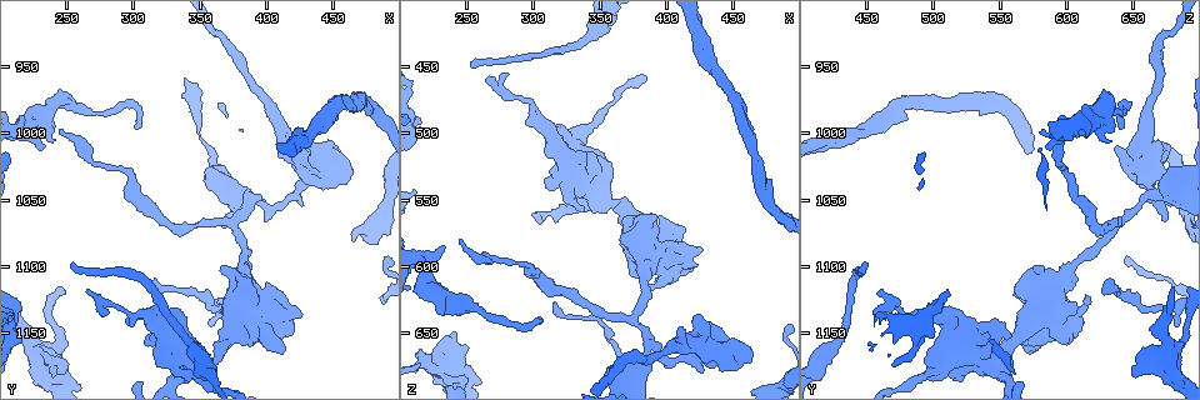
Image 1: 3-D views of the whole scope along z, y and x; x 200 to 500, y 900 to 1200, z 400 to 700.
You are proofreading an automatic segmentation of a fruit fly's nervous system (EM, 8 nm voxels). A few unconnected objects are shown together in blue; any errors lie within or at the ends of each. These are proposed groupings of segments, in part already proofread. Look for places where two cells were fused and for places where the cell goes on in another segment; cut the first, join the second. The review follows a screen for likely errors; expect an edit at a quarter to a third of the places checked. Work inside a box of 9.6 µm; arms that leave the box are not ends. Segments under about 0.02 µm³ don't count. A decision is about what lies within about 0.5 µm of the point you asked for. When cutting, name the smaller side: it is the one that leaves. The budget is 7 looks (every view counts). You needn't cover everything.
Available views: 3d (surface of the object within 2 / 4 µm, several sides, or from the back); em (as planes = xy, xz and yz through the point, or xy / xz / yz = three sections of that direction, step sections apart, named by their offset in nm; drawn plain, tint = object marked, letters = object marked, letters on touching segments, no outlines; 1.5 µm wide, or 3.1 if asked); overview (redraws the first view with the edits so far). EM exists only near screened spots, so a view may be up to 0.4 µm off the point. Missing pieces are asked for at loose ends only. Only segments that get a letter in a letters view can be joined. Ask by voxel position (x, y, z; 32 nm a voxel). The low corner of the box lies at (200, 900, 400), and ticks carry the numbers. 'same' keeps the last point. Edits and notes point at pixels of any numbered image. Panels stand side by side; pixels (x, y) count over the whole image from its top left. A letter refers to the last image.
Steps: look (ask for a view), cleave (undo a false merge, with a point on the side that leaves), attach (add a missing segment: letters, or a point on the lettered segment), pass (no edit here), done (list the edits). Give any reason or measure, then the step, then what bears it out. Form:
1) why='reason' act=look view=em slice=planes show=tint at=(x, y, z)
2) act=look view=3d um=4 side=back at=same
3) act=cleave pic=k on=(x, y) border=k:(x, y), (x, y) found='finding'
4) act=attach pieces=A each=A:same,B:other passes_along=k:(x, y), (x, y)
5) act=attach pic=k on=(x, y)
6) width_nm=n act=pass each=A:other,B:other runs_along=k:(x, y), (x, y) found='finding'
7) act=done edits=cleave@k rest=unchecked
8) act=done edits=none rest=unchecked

why='long arm stops here' act=look view=3d um=4 at=(302, 996, 640)

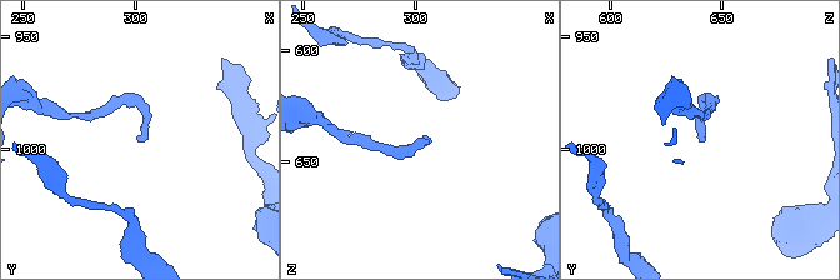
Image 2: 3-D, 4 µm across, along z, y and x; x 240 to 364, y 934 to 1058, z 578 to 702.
why='shape alone is not enough' act=look view=em slice=yz step=8 show=plain at=(302, 996, 638)

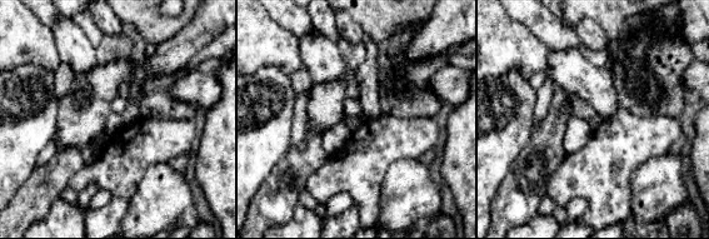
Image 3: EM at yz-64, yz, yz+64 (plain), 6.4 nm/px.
why='see the neighbours' act=look view=em slice=yz step=8 show=letters at=same

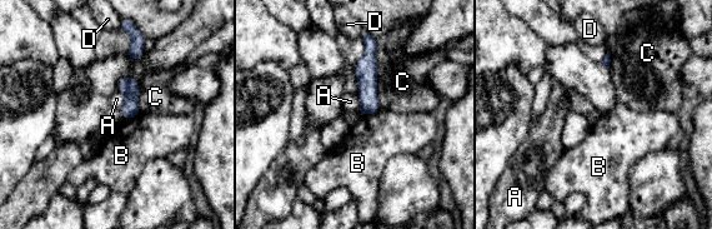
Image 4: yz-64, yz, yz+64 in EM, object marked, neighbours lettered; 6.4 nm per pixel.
act=pass each=A:other,B:other,C:other,D:other found='no lettered segment goes on from it'

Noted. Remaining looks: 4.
why='branch stops here' act=look view=em slice=xz step=8 show=tint at=(236, 998, 634)

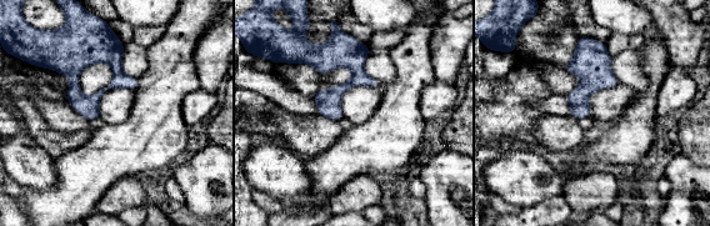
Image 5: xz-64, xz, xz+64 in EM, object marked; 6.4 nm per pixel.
why='cut it another way' act=look view=em slice=planes show=letters at=same

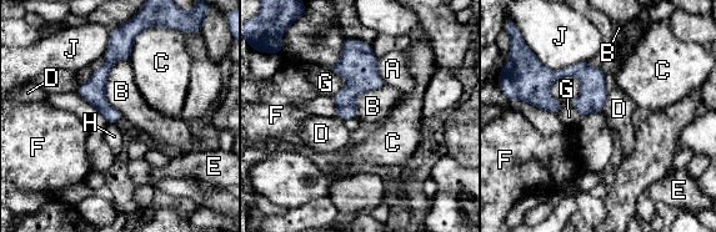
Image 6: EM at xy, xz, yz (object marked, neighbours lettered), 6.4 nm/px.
longest_contact=B:400nm act=pass each=A:other,B:other,C:other,D:other,E:other,F:other,G:other,H:other,J:other runs_along=6:(601, 75), (562, 71), (525, 97) found='none of them fits'

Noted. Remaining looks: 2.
why='free end' act=look view=em slice=planes show=letters at=(360, 1144, 682)

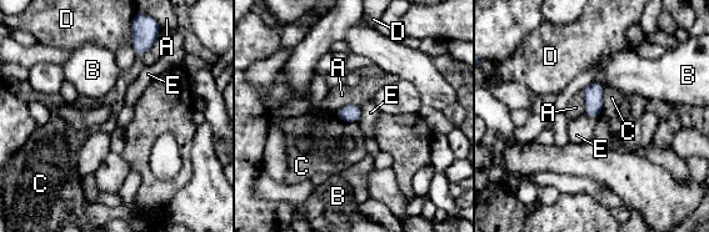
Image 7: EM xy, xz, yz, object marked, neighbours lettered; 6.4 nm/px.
act=pass each=A:other,B:other,C:other,D:other,E:other border=7:(362, 106), (362, 114), (357, 121) found='no lettered segment goes on from it'

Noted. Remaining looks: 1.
act=done edits=none rest=unchecked

